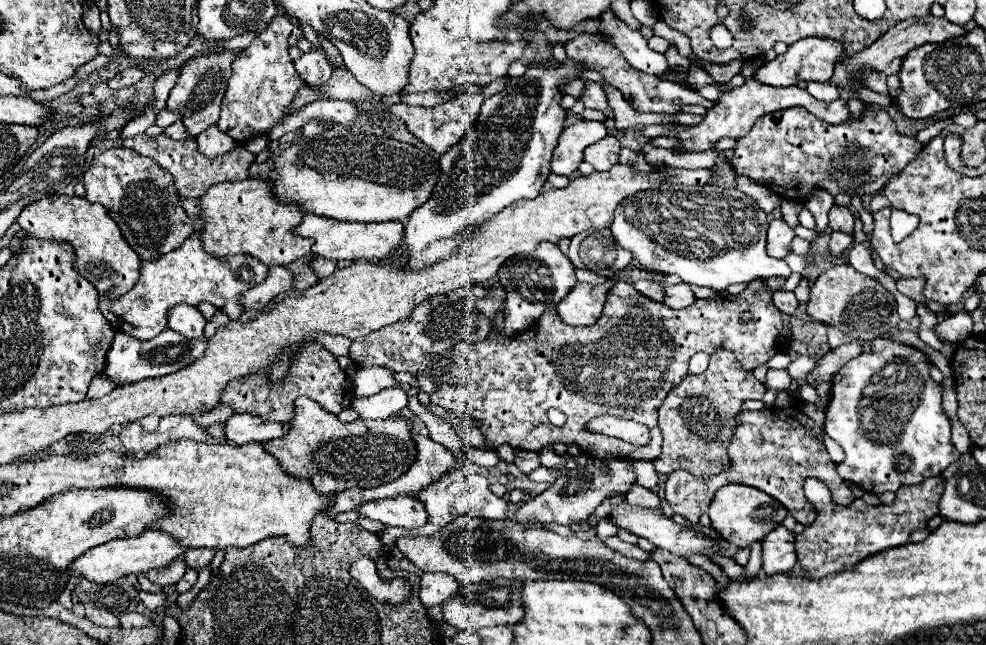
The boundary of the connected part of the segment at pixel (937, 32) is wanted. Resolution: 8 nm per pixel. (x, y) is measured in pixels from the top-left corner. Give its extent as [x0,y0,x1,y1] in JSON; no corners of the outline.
[832,16,966,88]

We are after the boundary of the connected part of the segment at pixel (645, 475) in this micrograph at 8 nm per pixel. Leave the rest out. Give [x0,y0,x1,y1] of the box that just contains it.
[632,462,658,488]

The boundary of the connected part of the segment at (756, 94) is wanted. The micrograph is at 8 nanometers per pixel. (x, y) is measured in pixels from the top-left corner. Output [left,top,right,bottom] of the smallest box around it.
[676,78,851,152]

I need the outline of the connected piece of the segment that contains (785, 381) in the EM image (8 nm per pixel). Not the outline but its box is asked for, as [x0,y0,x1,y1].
[766,370,792,390]

